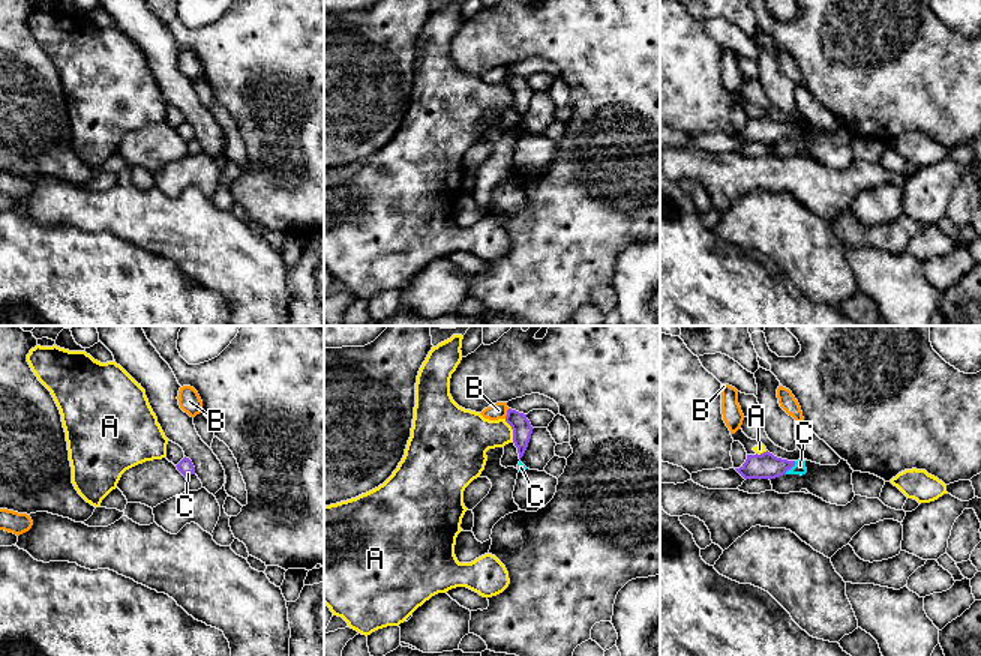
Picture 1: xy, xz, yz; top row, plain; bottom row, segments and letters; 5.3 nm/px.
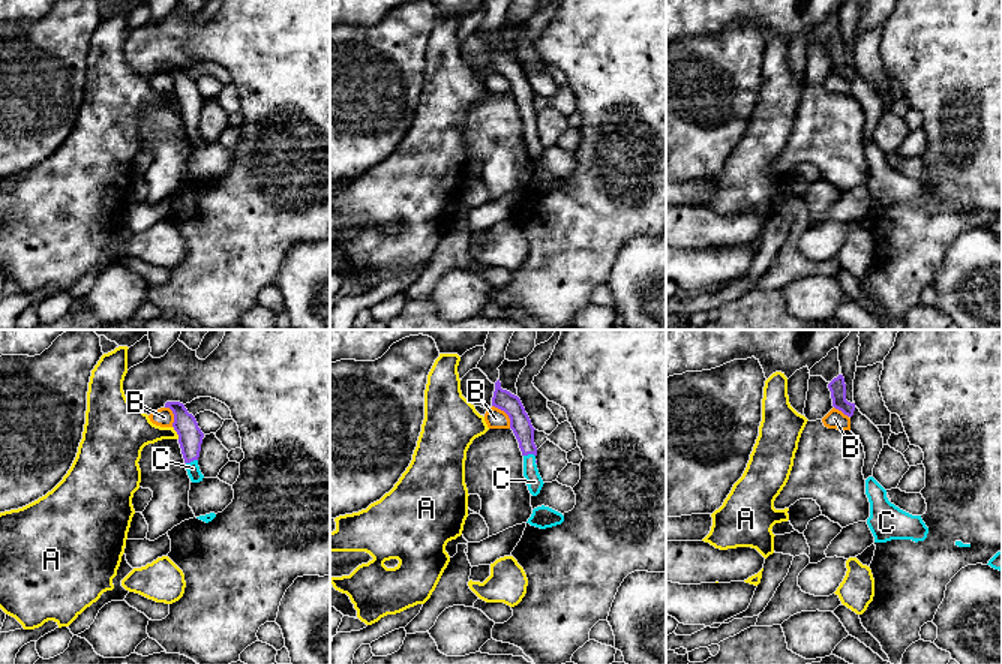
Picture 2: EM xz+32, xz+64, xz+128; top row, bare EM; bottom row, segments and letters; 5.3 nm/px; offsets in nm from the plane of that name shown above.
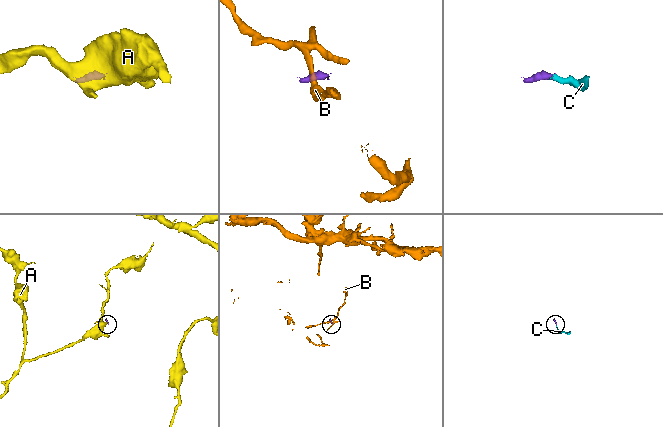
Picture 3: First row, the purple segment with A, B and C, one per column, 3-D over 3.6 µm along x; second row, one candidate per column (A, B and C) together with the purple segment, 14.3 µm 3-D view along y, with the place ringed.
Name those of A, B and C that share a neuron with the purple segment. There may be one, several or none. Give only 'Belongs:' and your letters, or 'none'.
Belongs: C

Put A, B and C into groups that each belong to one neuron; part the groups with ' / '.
A / B / C

